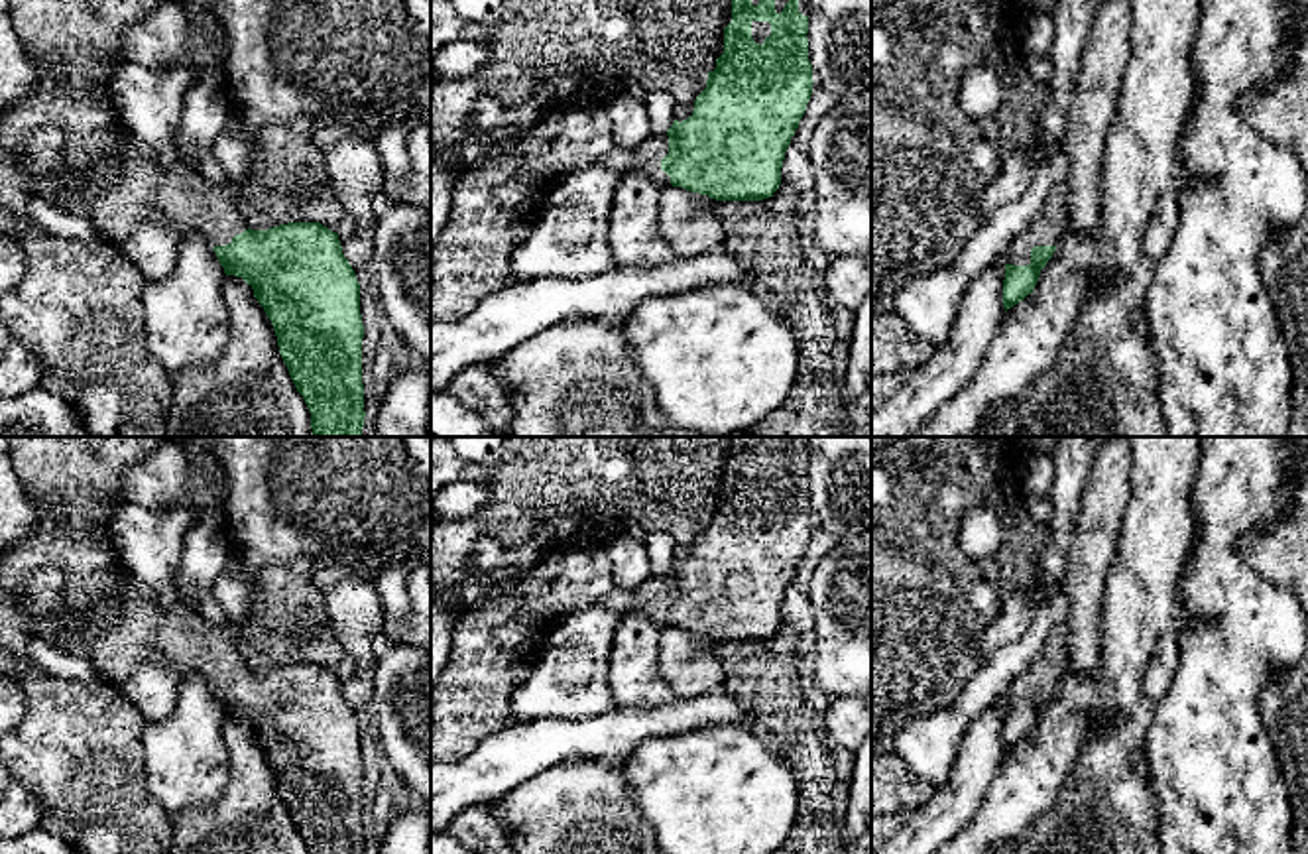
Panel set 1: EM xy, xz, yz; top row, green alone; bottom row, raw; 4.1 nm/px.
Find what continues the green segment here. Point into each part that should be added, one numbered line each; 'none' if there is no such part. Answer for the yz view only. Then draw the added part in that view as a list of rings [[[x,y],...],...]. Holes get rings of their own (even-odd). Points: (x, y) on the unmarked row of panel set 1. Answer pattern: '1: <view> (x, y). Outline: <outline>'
1: yz (1051, 662). Outline: [[[1066,624],[1054,626],[1037,657],[1009,683],[1005,701],[1013,706],[1029,706],[1035,687],[1056,687],[1068,667]]]

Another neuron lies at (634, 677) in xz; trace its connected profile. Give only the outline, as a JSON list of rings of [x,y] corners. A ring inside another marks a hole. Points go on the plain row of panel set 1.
[[[643,614],[620,616],[608,655],[608,687],[618,708],[667,706],[677,695],[659,671],[663,628]]]

